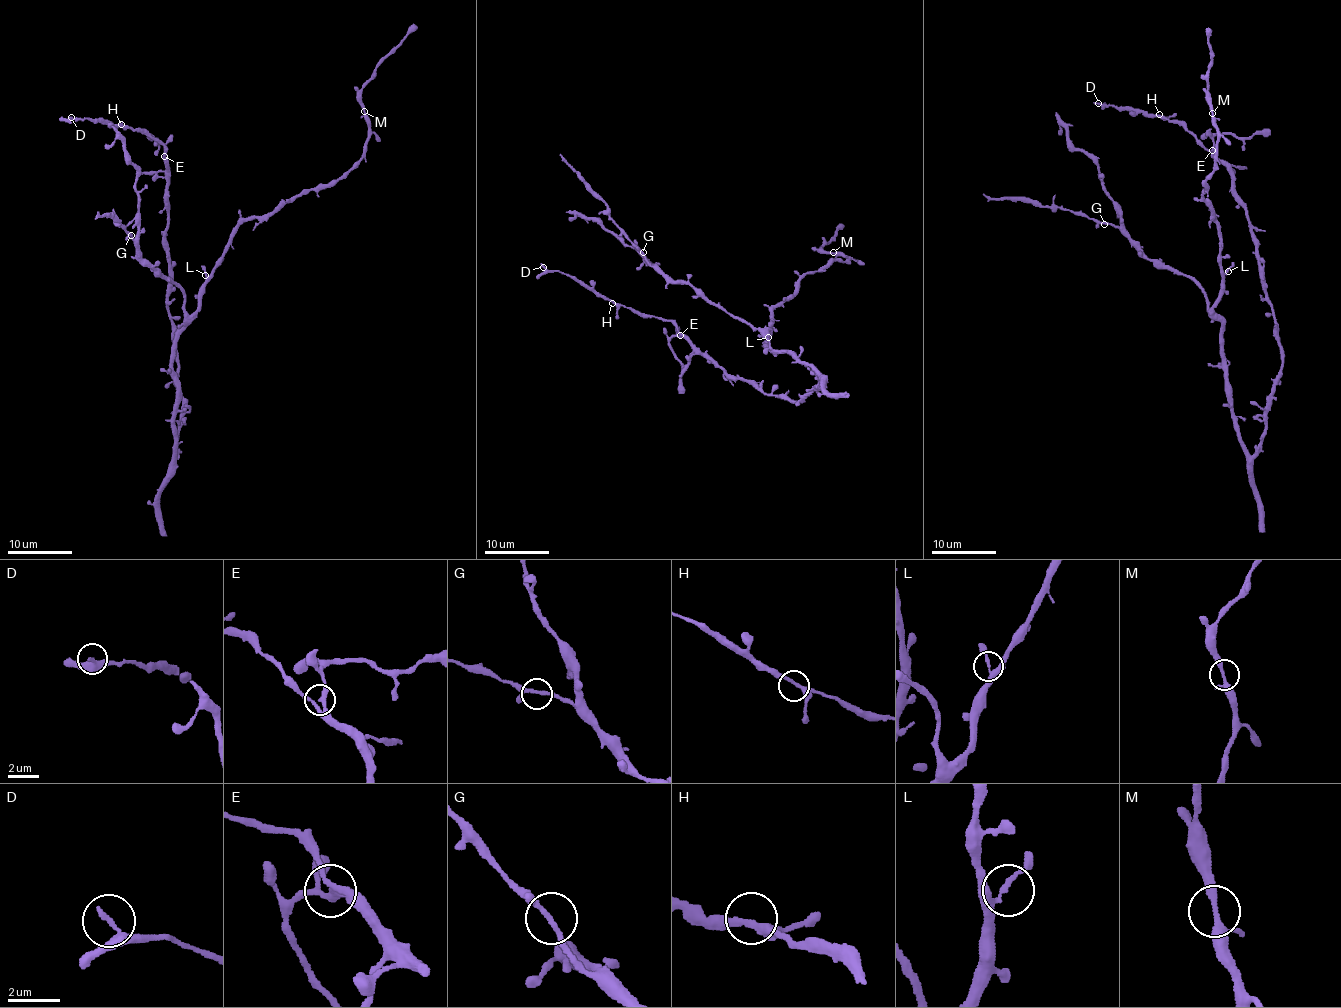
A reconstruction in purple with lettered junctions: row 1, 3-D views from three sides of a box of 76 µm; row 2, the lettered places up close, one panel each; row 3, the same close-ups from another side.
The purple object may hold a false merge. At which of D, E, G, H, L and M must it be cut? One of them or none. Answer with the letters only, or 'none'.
none

